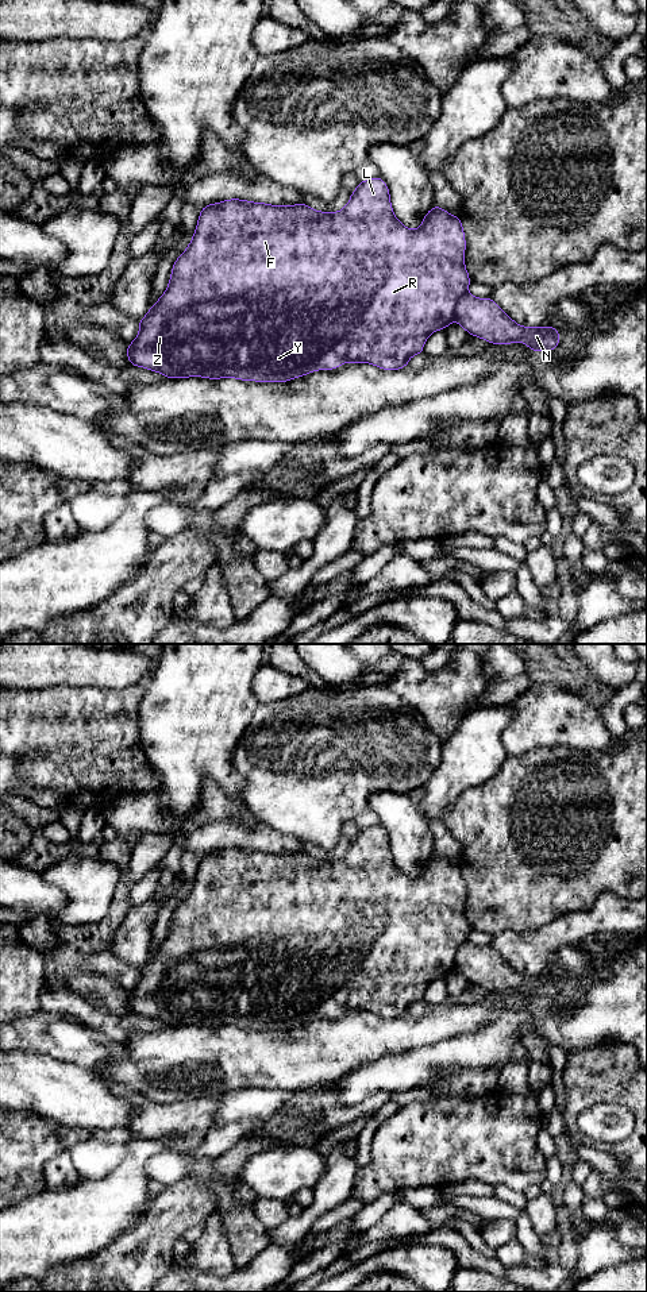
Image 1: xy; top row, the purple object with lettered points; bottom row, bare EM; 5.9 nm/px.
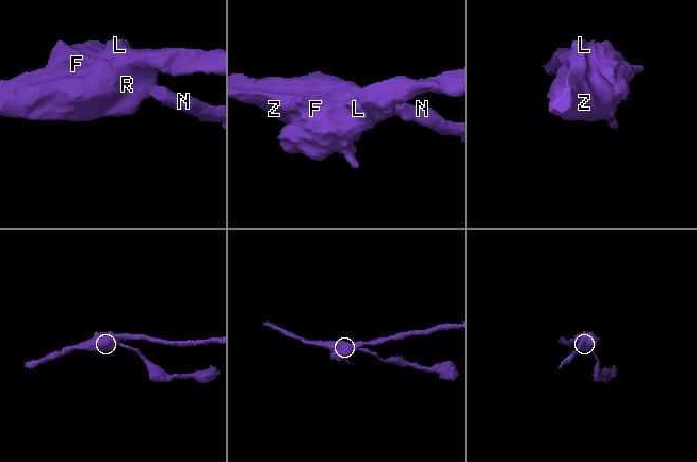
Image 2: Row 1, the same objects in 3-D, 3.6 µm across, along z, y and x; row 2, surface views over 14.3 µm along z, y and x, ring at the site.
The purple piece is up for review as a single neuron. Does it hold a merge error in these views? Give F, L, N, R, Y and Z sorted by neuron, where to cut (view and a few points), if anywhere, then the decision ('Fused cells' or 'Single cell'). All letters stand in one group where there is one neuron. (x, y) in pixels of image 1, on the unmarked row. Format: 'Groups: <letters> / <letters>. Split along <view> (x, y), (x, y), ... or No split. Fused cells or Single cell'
Groups: F L R Y Z / N. Split along xy (466, 940), (457, 951), (453, 967). Fused cells

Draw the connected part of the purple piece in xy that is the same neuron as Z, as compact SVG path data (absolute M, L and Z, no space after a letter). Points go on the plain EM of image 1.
M381 825L359 829L350 849L339 860L319 860L307 852L276 855L238 846L209 852L200 859L193 886L173 913L166 940L139 968L139 981L131 992L127 992L127 1006L132 1014L161 1021L167 1027L204 1025L286 1030L311 1019L334 1018L344 1010L365 1010L382 1018L398 1018L408 1014L411 1004L423 1000L424 991L432 980L446 977L454 969L457 950L467 941L470 933L465 915L465 896L465 880L459 864L452 864L438 853L425 861L417 878L401 872L393 861L389 837Z

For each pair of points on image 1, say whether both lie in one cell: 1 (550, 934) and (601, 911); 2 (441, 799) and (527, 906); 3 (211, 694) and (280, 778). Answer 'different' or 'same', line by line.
1: same
2: different
3: different

